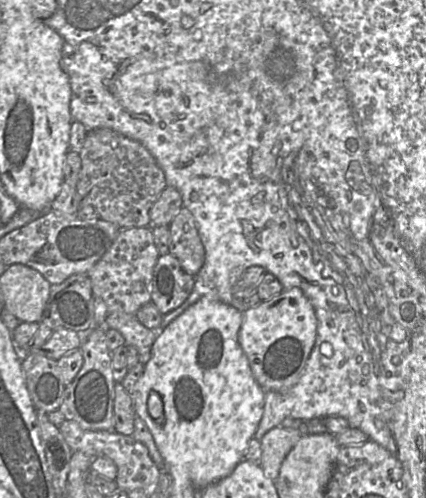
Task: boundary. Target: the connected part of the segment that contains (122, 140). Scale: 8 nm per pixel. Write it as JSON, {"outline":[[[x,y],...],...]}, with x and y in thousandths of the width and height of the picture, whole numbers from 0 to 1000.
{"outline":[[[256,257],[207,263],[185,307],[190,341],[178,369],[185,412],[216,414],[235,438],[282,462],[352,456],[350,424],[392,373],[383,341],[324,283]]]}

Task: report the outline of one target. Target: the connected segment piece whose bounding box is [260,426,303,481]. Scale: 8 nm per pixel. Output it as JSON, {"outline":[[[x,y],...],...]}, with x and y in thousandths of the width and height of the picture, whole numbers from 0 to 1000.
{"outline":[[[646,857],[631,863],[610,884],[615,902],[613,938],[622,954],[646,966],[660,934],[697,892],[711,869],[700,859]]]}

